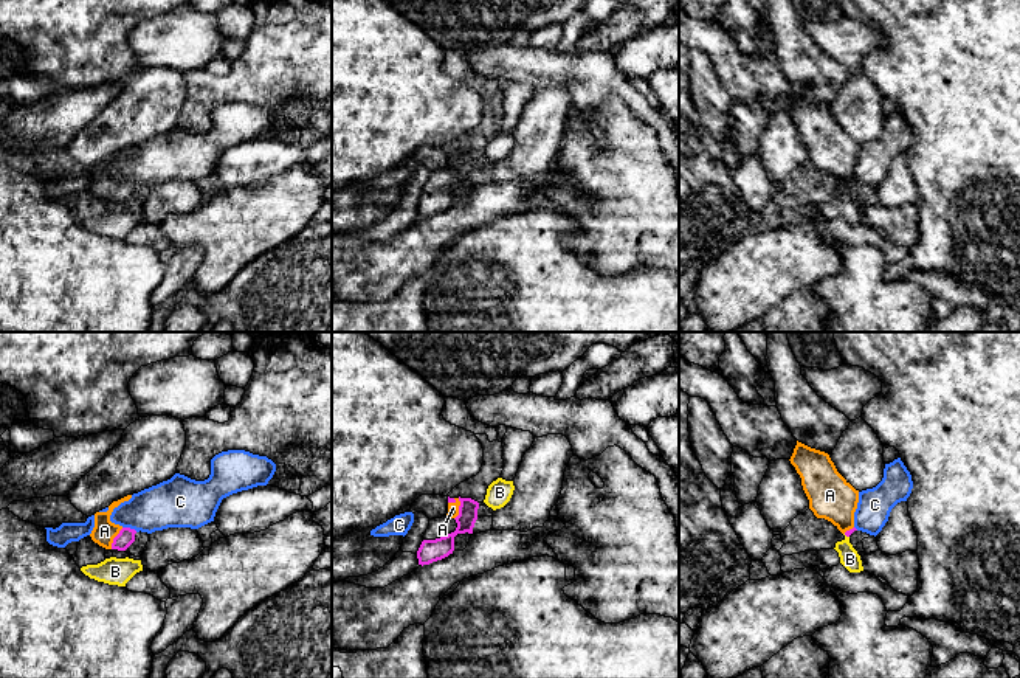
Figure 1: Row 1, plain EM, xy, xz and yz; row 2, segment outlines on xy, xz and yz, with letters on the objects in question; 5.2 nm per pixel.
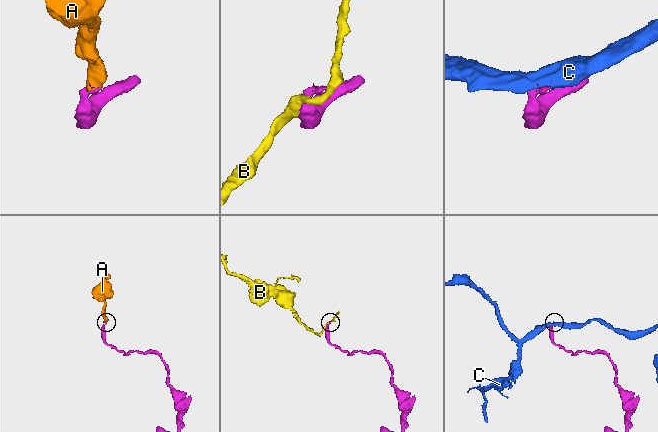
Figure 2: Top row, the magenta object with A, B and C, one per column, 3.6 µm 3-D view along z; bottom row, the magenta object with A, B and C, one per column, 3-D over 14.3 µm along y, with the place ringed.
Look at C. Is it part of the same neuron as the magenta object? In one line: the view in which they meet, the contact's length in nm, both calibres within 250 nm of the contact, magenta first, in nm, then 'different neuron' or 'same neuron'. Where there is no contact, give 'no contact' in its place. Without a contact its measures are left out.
xy | 80 nm | 90/240 nm | different neuron

